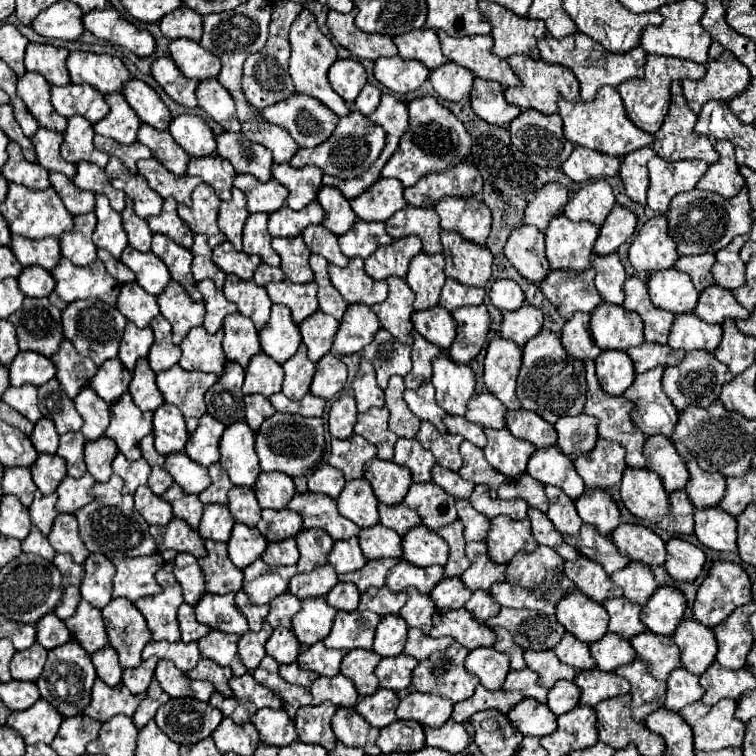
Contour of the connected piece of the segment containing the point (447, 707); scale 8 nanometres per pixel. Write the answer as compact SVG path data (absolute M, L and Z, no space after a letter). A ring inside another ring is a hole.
M414 692L400 700L396 716L400 720L414 720L420 722L422 726L438 728L442 726L442 722L450 718L450 714L452 714L452 702L448 698Z

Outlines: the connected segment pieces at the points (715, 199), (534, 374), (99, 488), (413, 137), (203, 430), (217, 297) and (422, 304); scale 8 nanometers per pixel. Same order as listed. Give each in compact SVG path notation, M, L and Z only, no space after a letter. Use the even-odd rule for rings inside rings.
M744 186L738 196L726 200L714 192L704 190L690 190L684 194L676 194L668 212L664 214L668 220L670 238L676 242L676 252L680 256L694 256L694 254L716 254L724 246L732 242L738 234L748 234L752 230L752 208L748 202L748 188Z
M542 330L536 338L528 340L522 352L524 356L522 356L522 368L518 376L518 390L516 390L522 402L522 408L536 412L550 424L554 424L562 416L580 414L586 402L584 362L572 358L560 344L560 338L548 330Z
M114 474L108 482L94 484L94 502L76 510L76 518L80 524L80 538L84 540L90 552L104 554L110 560L116 558L134 558L134 556L150 556L158 552L156 540L150 536L150 524L134 510L132 494L122 494L124 482Z
M424 96L416 98L408 104L410 110L410 126L400 138L398 150L392 154L392 158L382 168L382 178L396 178L404 186L416 184L420 178L448 170L460 160L466 160L472 150L472 136L464 128L464 124L448 110L444 108L436 98Z
M204 414L200 418L196 432L192 432L190 438L188 438L186 454L192 460L196 460L198 464L202 464L204 468L218 462L218 458L220 458L218 440L220 440L222 432L224 432L224 424L214 420L210 414Z
M202 280L202 282L198 284L198 290L202 292L204 304L206 304L204 328L206 328L210 334L216 334L216 332L222 328L224 318L226 318L228 314L236 312L236 306L234 306L234 302L226 300L224 292L218 290L212 280Z
M418 254L410 262L410 270L406 276L408 286L416 294L414 310L428 310L434 308L440 300L442 286L446 282L444 274L444 256L442 254Z

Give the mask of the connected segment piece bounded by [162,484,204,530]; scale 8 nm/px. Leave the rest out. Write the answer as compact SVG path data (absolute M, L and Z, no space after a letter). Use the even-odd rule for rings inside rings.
M172 484L164 494L164 500L168 500L172 504L172 512L176 518L184 520L192 530L198 528L200 518L202 518L202 510L204 504L200 502L200 498L196 494L186 494L178 484Z

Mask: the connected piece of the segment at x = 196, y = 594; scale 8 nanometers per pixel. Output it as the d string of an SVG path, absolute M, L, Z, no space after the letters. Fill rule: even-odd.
M178 554L174 560L174 576L182 586L184 602L196 606L196 602L204 596L206 578L192 554Z

